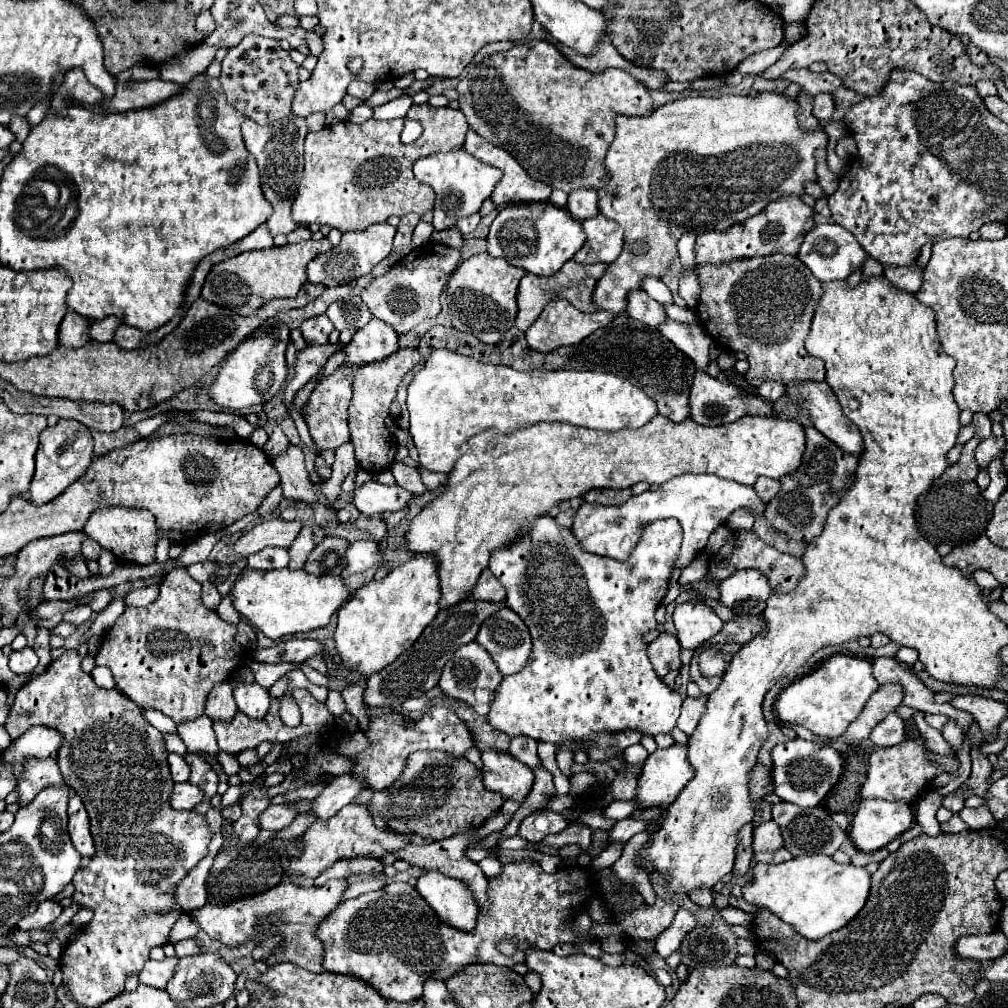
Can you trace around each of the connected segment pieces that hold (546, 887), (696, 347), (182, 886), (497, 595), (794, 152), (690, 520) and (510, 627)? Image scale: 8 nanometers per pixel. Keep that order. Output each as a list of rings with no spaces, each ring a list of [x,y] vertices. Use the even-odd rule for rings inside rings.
[[[511,862],[503,866],[501,876],[489,880],[489,902],[487,902],[487,912],[479,914],[477,928],[473,932],[461,932],[455,930],[433,914],[429,904],[419,896],[419,892],[405,882],[391,882],[385,884],[381,890],[361,894],[353,900],[347,900],[339,904],[319,926],[315,936],[323,944],[323,968],[329,972],[337,974],[349,974],[365,980],[373,988],[383,994],[387,1000],[397,1000],[397,1002],[409,1002],[415,998],[421,998],[423,994],[423,984],[431,978],[435,980],[447,980],[453,974],[457,974],[461,968],[477,962],[485,964],[497,964],[497,966],[515,966],[517,962],[525,962],[525,950],[527,946],[537,946],[541,950],[553,950],[555,944],[561,942],[575,942],[579,936],[573,932],[573,920],[581,912],[581,902],[583,910],[587,910],[587,904],[593,896],[595,890],[595,878],[591,872],[587,872],[581,866],[573,868],[563,868],[553,874],[547,874],[539,864],[529,864],[529,862]],[[501,940],[513,940],[517,950],[513,956],[505,956],[499,952],[497,944]]]
[[[667,320],[663,326],[659,326],[659,330],[665,338],[669,338],[683,354],[687,354],[695,362],[699,372],[707,370],[711,336],[699,324],[689,326],[689,324]]]
[[[217,832],[217,836],[213,836],[213,840],[209,844],[207,856],[195,868],[191,868],[189,874],[177,884],[173,896],[175,896],[177,906],[183,912],[201,908],[207,902],[207,896],[205,896],[207,894],[207,890],[205,890],[205,878],[209,874],[213,858],[215,858],[215,854],[219,852],[221,846],[223,846],[223,832]]]
[[[483,570],[477,586],[471,592],[473,600],[487,600],[487,602],[501,602],[507,596],[503,584],[491,574],[491,570]]]
[[[759,92],[755,96],[733,96],[733,94],[725,94],[719,98],[705,98],[705,96],[687,96],[675,102],[669,102],[661,108],[657,108],[651,116],[617,116],[617,134],[615,140],[605,156],[605,168],[611,174],[609,184],[603,190],[597,190],[599,194],[599,210],[605,218],[617,222],[619,226],[623,226],[625,230],[625,244],[623,244],[623,252],[621,256],[615,260],[615,264],[611,264],[605,272],[605,276],[599,278],[599,282],[595,284],[595,292],[593,292],[593,306],[597,310],[609,310],[613,314],[625,312],[625,304],[627,304],[627,296],[631,290],[641,290],[641,284],[645,278],[655,276],[661,278],[667,274],[671,262],[677,258],[677,242],[685,232],[695,232],[695,234],[703,234],[709,230],[725,230],[731,228],[731,224],[741,224],[745,222],[749,216],[755,216],[759,212],[765,210],[765,206],[773,200],[779,200],[781,196],[801,196],[805,194],[805,184],[809,182],[817,182],[817,170],[815,170],[815,152],[819,148],[825,148],[829,144],[829,136],[825,134],[825,130],[821,126],[817,126],[815,130],[803,130],[799,126],[797,120],[797,110],[799,104],[785,96],[785,94],[777,94],[777,92]]]
[[[683,474],[665,484],[657,490],[647,490],[639,496],[631,496],[625,504],[619,506],[601,506],[601,504],[587,504],[583,502],[573,516],[571,532],[579,540],[579,546],[587,552],[595,552],[599,556],[609,556],[615,560],[627,560],[629,552],[637,546],[643,528],[649,522],[663,520],[663,518],[677,518],[683,528],[683,542],[677,558],[677,568],[683,570],[691,564],[691,560],[703,552],[711,532],[727,522],[727,516],[739,508],[749,508],[753,516],[761,516],[765,504],[759,500],[751,486],[737,484],[733,480],[725,480],[719,476],[707,474]]]
[[[503,608],[489,616],[475,642],[491,654],[503,676],[523,670],[533,646],[525,622],[511,608]]]

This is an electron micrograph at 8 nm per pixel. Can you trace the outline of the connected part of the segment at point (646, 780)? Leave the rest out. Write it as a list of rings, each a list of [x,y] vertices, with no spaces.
[[[673,744],[667,750],[655,750],[637,780],[635,802],[641,810],[667,808],[689,778],[693,778],[693,768],[687,760],[687,746]]]

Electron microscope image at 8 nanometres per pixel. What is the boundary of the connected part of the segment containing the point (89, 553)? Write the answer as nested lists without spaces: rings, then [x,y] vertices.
[[[93,538],[83,540],[83,556],[87,560],[99,560],[99,552],[101,552],[101,546]]]

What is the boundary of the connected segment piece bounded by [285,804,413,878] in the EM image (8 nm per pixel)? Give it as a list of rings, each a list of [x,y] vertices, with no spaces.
[[[349,804],[341,808],[335,816],[325,822],[313,822],[305,834],[301,834],[299,842],[303,842],[303,852],[299,856],[289,856],[289,870],[285,872],[287,878],[291,876],[305,876],[317,878],[323,870],[333,866],[339,860],[351,858],[383,858],[389,852],[403,850],[403,846],[411,844],[413,834],[397,834],[391,828],[377,828],[367,806]]]

